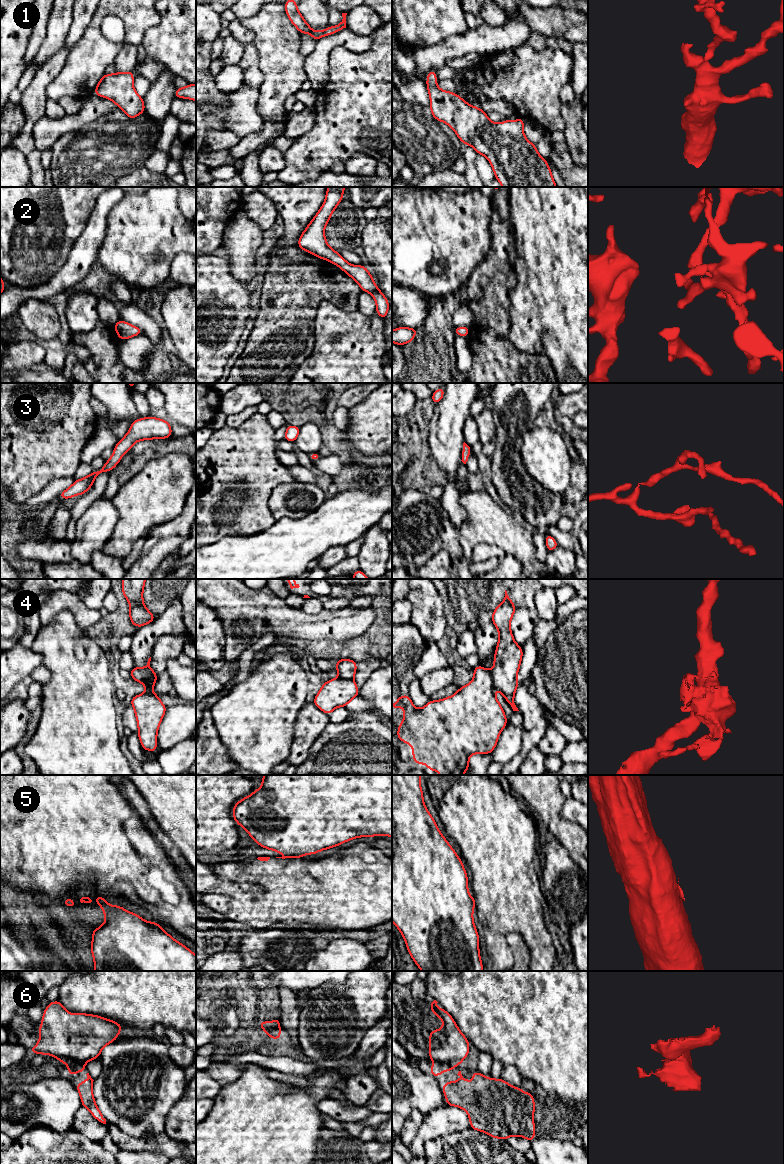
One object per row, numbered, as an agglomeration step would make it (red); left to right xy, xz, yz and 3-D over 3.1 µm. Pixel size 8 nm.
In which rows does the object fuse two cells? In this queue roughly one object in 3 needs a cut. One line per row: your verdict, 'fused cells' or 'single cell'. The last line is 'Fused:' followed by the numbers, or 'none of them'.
1: single cell
2: single cell
3: single cell
4: fused cells
5: fused cells
6: fused cells
Fused: 4, 5, 6

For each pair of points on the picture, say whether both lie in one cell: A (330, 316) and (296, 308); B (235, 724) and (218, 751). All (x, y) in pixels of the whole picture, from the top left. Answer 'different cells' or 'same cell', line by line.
A: different cells
B: different cells

